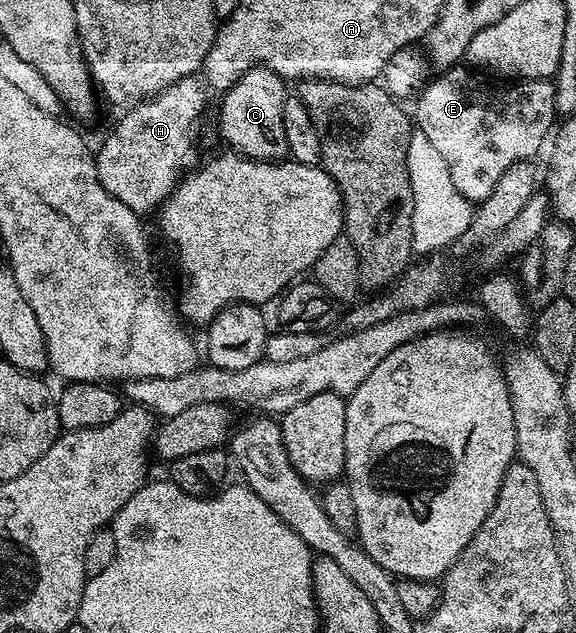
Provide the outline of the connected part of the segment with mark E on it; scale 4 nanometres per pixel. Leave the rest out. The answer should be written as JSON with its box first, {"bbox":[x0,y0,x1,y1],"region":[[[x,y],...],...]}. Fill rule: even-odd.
{"bbox":[415,64,558,204],"region":[[[465,64],[452,66],[437,77],[426,82],[416,95],[415,126],[443,152],[456,193],[479,204],[491,196],[499,176],[511,164],[532,159],[541,141],[550,137],[553,118],[558,117],[555,85],[547,78],[490,80]]]}

